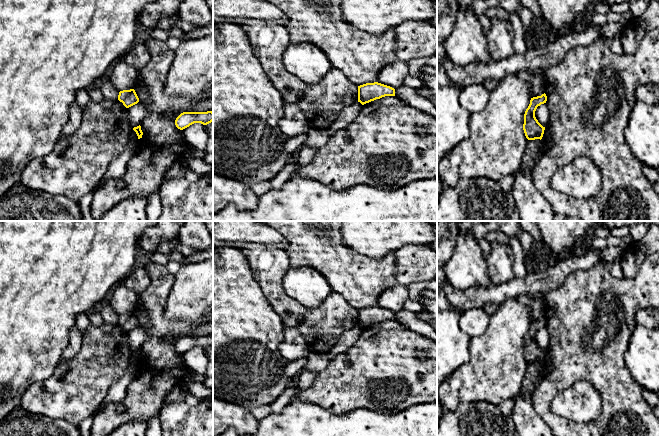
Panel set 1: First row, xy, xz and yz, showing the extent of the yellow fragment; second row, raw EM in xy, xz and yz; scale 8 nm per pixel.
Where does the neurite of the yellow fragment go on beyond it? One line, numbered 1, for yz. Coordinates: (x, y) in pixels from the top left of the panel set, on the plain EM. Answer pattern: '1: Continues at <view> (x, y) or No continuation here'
1: No continuation here

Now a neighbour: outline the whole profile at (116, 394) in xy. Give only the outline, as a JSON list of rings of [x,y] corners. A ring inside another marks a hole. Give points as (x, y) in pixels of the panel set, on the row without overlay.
[[[134,354],[131,355],[130,365],[122,377],[113,385],[113,387],[108,391],[107,396],[104,399],[102,406],[99,410],[109,403],[120,403],[125,395],[128,386],[135,378],[138,372],[138,360]]]

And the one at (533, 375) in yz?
[[[540,363],[528,364],[528,370],[522,382],[519,394],[524,396],[532,396],[535,388],[540,383],[542,376],[542,369]]]

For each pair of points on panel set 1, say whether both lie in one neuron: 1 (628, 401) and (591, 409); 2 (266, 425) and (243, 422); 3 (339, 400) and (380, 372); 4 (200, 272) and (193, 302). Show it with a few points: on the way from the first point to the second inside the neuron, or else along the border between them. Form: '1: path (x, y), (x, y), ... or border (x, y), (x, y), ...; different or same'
1: border (592, 385), (599, 394), (601, 412), (584, 423); different
2: border (258, 422), (259, 425); different
3: path (349, 390), (362, 377), (370, 375); same
4: path (200, 279), (200, 286), (193, 295); same

